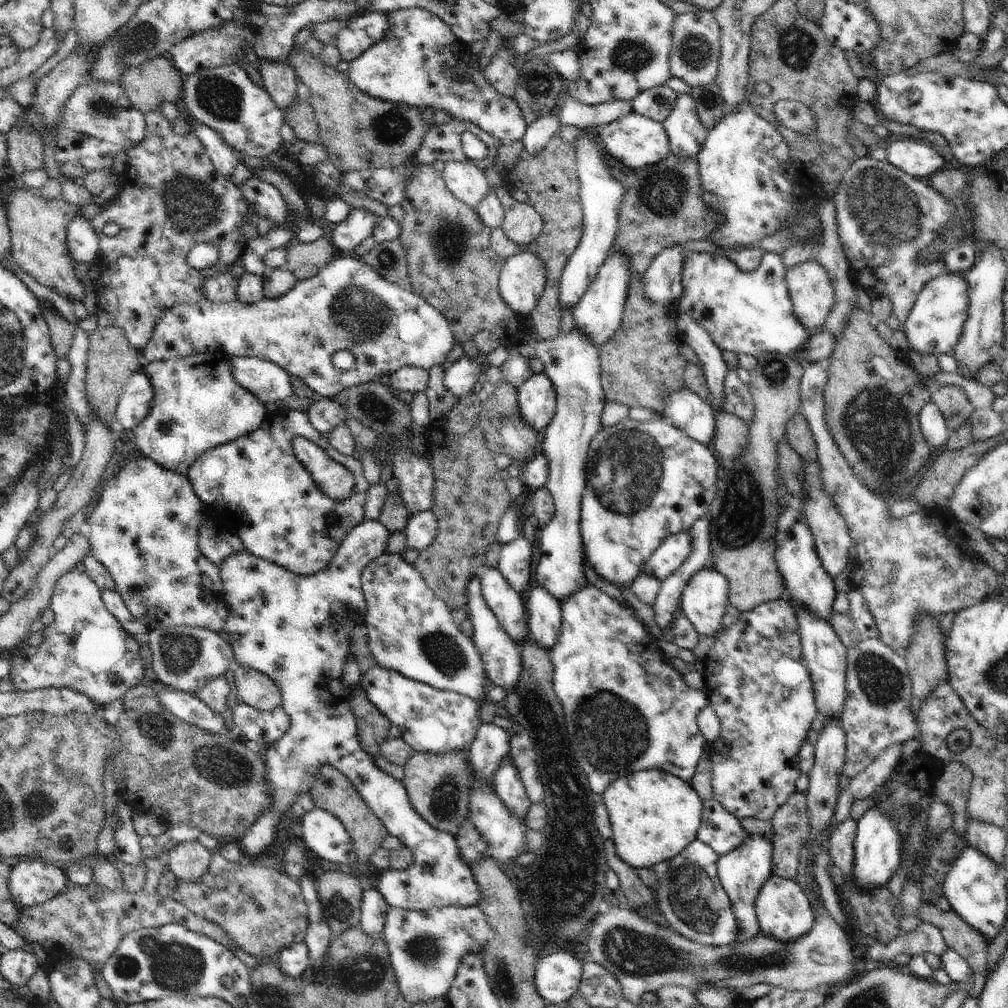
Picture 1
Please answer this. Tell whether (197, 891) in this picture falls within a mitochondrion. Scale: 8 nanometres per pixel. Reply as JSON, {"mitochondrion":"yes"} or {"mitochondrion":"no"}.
{"mitochondrion":"no"}

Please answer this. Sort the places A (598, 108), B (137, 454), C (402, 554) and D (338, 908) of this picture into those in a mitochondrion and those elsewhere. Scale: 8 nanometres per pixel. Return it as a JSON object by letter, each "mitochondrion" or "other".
{"A":"other","B":"other","C":"other","D":"mitochondrion"}

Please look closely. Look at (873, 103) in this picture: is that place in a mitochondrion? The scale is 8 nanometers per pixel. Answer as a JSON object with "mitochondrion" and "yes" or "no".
{"mitochondrion":"no"}

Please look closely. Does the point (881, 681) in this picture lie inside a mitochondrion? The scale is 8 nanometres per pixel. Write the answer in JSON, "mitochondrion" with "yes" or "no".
{"mitochondrion":"yes"}

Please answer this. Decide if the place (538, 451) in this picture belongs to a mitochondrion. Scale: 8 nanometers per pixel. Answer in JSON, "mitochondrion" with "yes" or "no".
{"mitochondrion":"no"}

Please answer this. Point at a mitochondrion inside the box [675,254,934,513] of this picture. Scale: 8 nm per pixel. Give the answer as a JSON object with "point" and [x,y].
{"point":[876,423]}

